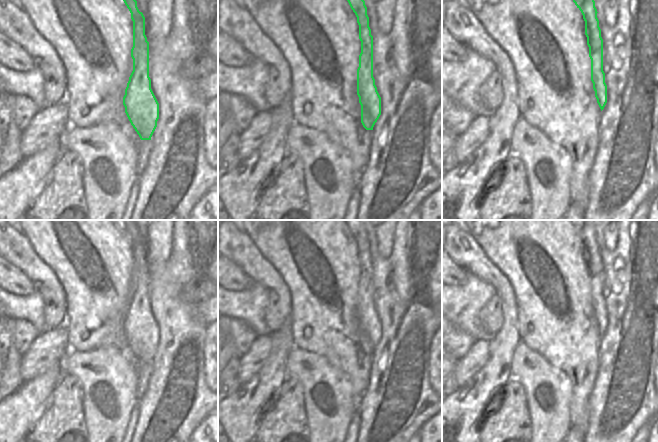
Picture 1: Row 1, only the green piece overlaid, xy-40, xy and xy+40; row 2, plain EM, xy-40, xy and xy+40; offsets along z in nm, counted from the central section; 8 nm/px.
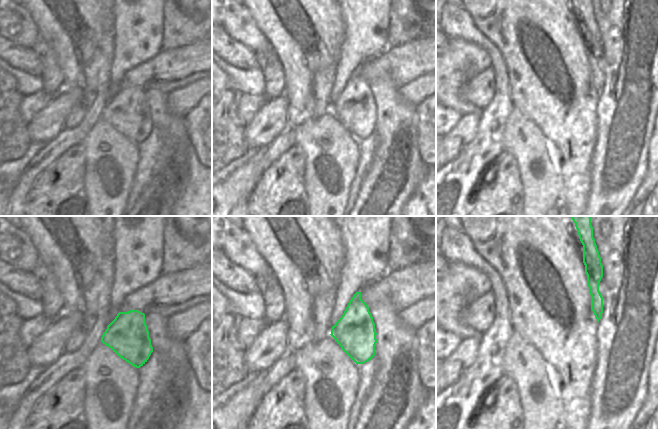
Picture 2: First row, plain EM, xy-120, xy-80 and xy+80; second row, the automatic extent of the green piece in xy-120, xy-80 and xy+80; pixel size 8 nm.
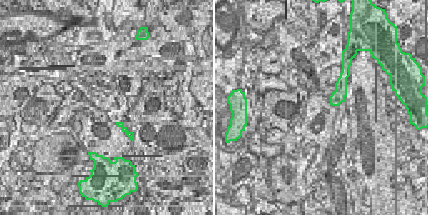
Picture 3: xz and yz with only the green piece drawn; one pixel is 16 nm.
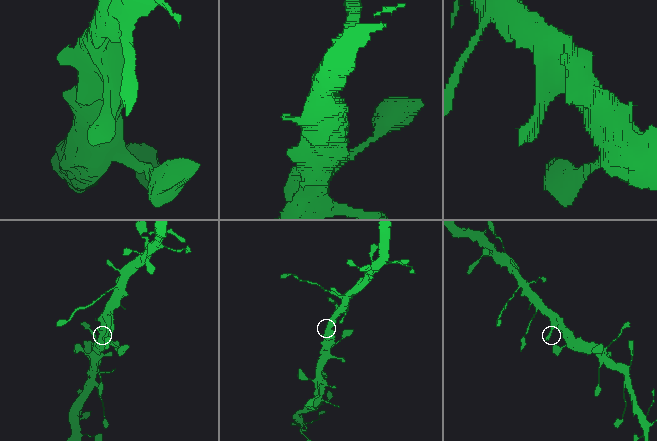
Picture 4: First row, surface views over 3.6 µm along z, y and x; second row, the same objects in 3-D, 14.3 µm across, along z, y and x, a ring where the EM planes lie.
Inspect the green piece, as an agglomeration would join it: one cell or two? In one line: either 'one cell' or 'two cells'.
one cell

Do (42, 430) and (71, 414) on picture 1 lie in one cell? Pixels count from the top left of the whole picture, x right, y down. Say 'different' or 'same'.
same

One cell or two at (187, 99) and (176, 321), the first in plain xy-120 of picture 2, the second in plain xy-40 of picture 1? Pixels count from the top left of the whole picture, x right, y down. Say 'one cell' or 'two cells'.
two cells

